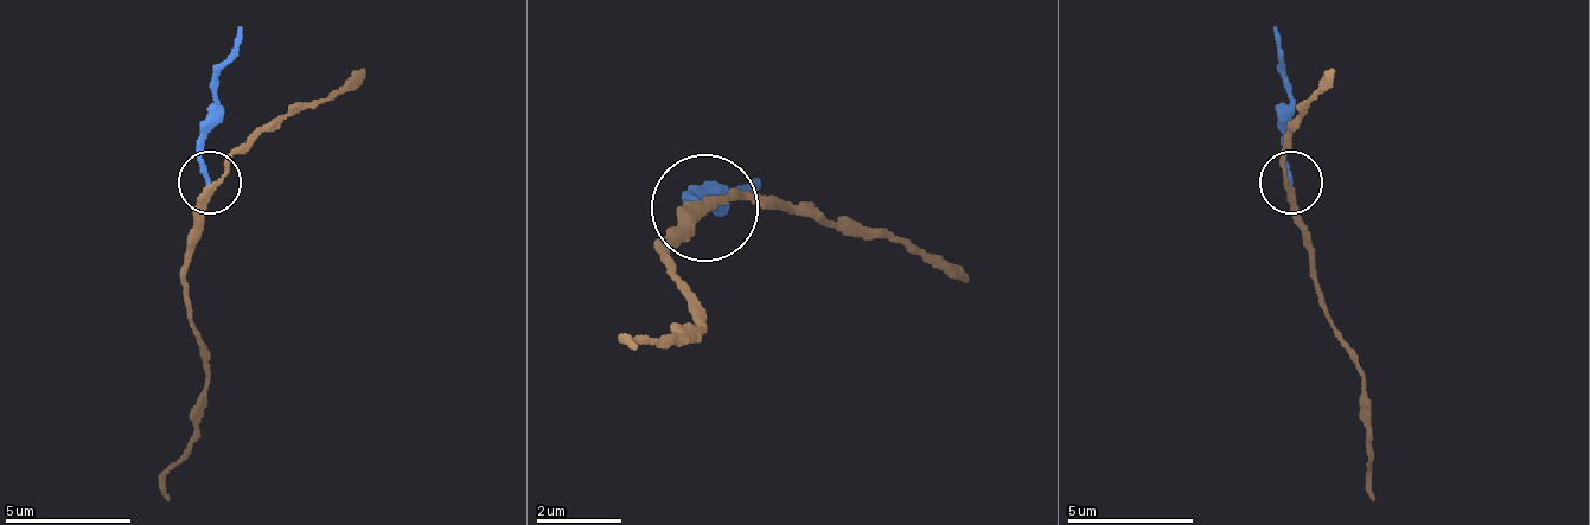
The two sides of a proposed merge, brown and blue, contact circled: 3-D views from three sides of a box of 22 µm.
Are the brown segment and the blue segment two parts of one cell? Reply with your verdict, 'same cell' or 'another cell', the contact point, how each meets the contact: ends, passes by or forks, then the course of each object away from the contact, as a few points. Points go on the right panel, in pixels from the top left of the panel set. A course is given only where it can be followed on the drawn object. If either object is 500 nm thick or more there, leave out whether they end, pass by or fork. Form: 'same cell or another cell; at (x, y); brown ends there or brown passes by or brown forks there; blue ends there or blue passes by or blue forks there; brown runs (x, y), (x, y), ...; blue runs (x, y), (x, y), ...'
another cell; at (1291, 181); brown passes by; blue ends there; brown runs (1292, 184), (1317, 303), (1362, 373), (1368, 480), (1374, 499); blue runs (1292, 184), (1274, 25)

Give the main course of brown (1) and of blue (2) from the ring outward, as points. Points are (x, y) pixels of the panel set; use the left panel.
1: (208, 184), (183, 303), (208, 373), (202, 436), (164, 480), (170, 499)
2: (208, 184), (202, 120), (240, 25)

